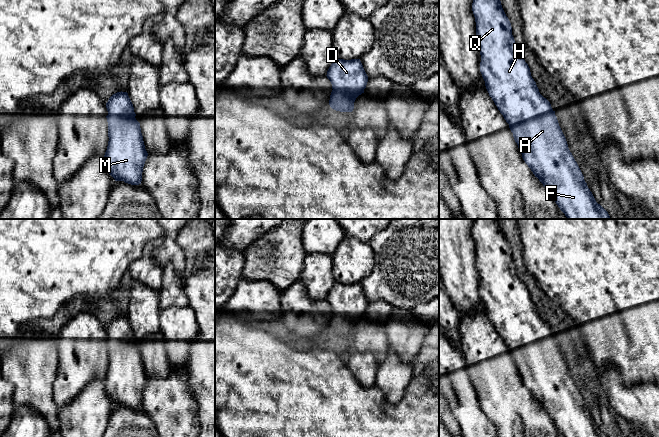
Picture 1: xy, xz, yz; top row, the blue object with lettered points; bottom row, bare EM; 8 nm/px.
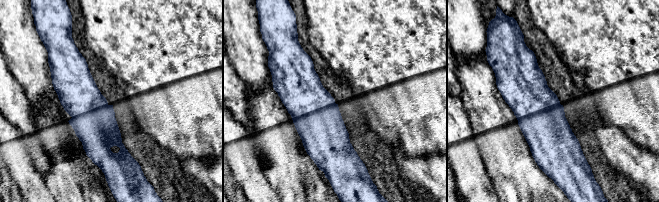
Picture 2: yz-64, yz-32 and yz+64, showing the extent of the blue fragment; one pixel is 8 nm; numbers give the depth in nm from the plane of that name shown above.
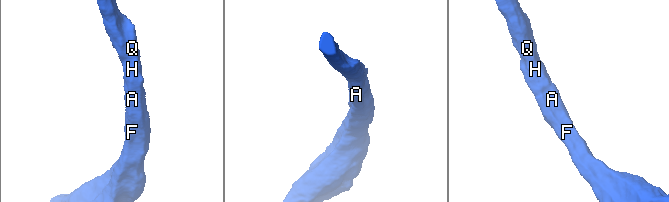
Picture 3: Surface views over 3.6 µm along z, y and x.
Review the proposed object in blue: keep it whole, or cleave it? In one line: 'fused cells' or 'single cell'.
single cell

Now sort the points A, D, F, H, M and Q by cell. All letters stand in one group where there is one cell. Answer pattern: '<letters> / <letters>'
A D F H M Q

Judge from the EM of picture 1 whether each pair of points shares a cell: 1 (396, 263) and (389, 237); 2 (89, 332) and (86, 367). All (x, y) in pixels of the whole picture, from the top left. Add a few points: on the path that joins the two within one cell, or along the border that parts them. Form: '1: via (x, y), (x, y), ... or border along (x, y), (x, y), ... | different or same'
1: via (396, 257), (395, 243) | same
2: via (77, 336), (68, 338), (82, 352), (82, 355) | same

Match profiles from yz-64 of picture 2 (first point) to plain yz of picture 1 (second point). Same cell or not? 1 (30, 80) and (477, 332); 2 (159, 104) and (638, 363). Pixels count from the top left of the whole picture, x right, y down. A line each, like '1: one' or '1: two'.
1: two
2: one

